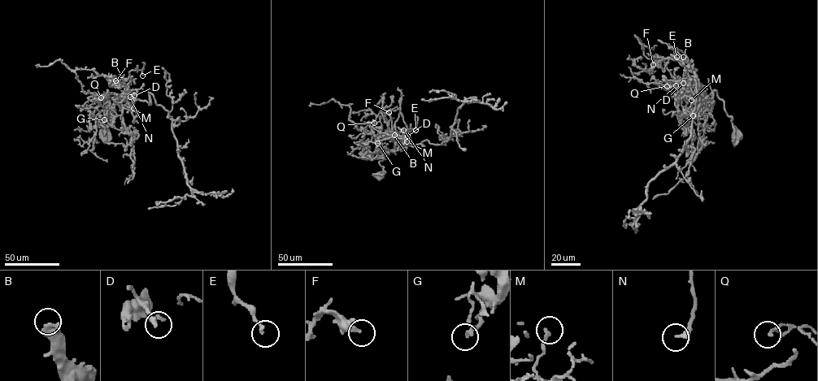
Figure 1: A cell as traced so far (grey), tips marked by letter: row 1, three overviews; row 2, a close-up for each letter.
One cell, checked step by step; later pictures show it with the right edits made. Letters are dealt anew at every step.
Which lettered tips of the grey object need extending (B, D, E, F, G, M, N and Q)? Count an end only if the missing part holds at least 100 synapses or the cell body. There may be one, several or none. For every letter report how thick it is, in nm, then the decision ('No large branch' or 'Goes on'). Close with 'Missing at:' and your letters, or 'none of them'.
B: Thickness 380 nm. Goes on
D: Thickness 260 nm. No large branch
E: Thickness 190 nm. No large branch
F: Thickness 460 nm. No large branch
G: Thickness 220 nm. No large branch
M: Thickness 200 nm. No large branch
N: Thickness 240 nm. No large branch
Q: Thickness 160 nm. No large branch
Missing at: B

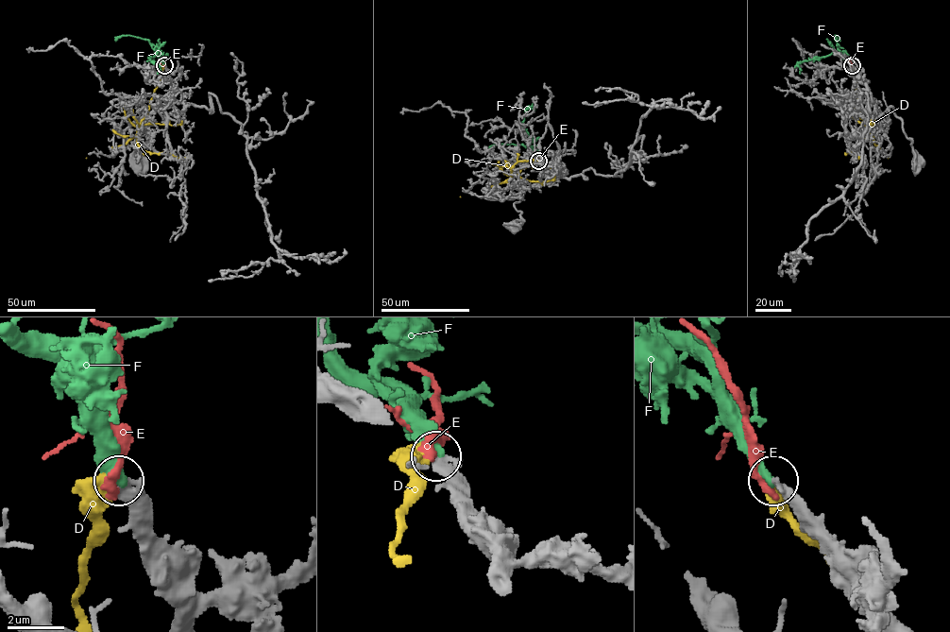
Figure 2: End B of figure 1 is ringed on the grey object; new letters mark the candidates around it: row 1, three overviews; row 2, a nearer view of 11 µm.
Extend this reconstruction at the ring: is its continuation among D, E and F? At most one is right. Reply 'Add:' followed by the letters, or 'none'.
Add: F

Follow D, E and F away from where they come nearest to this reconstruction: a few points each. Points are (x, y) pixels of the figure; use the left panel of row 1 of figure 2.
D: (163, 66), (149, 109), (140, 125), (137, 144), (146, 151), (171, 154), (185, 159)
E: (164, 66), (162, 55)
F: (164, 65), (157, 53), (149, 59), (160, 66), (158, 74)

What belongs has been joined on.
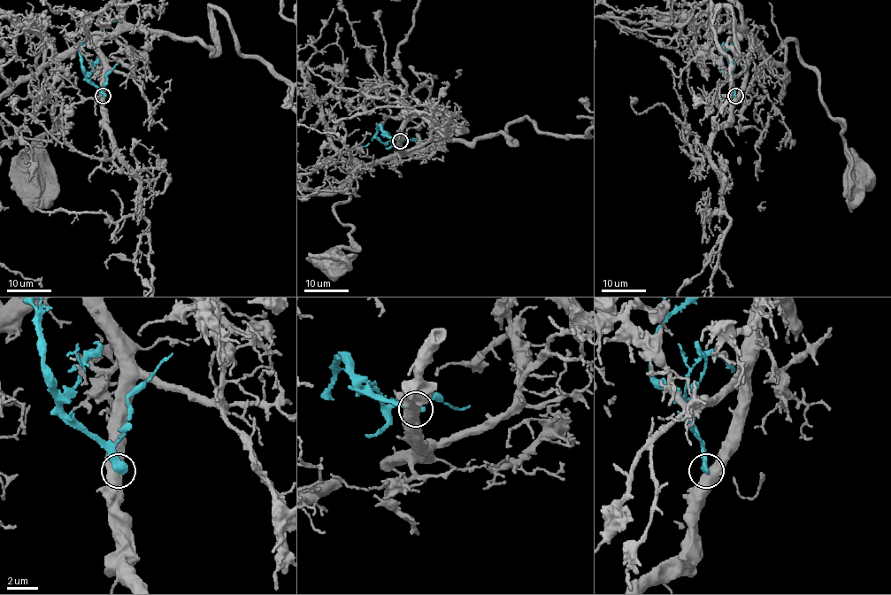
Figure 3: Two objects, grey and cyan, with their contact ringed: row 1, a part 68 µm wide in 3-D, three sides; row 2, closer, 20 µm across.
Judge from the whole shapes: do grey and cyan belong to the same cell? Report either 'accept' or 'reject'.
reject

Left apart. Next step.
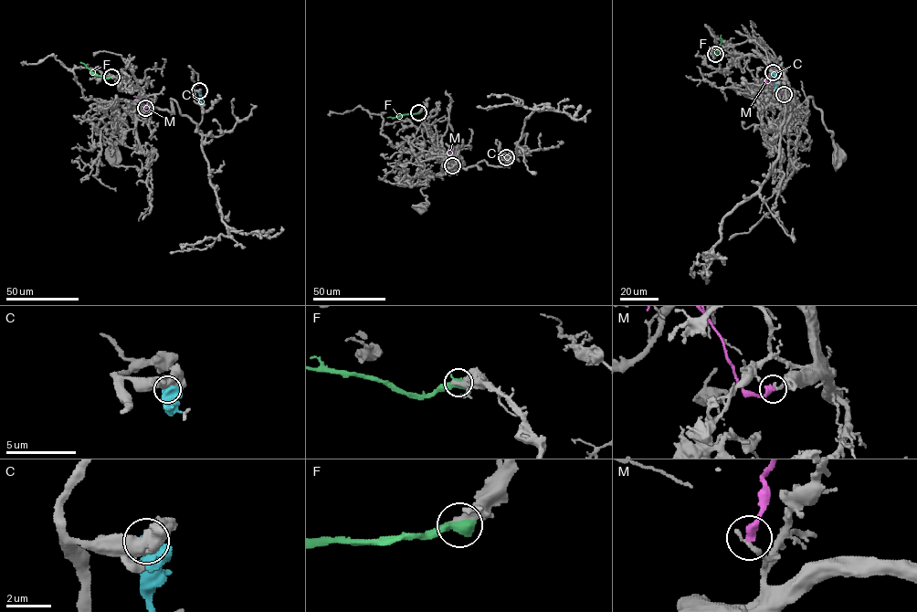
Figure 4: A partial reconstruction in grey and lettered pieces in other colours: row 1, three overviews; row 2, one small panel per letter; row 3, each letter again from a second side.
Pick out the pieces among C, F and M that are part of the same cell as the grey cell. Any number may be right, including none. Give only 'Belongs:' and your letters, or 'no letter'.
Belongs: F

